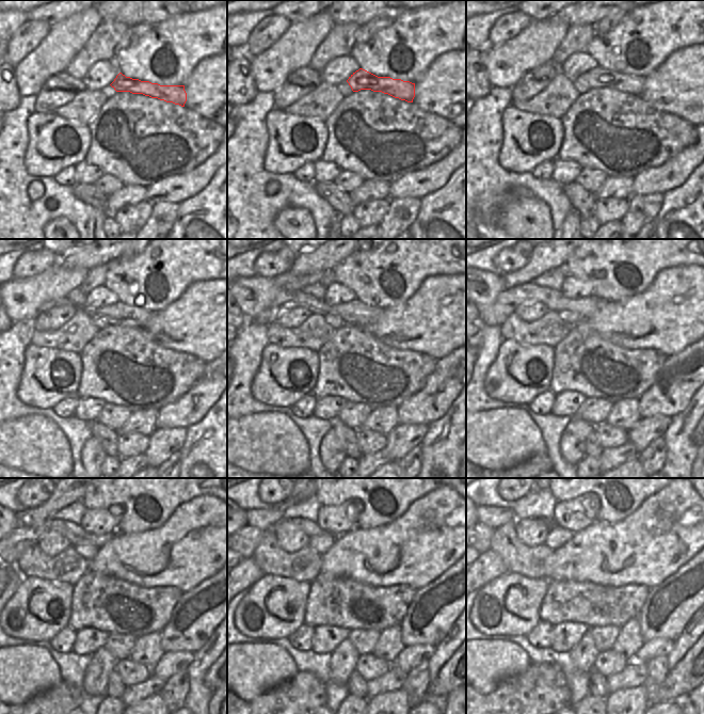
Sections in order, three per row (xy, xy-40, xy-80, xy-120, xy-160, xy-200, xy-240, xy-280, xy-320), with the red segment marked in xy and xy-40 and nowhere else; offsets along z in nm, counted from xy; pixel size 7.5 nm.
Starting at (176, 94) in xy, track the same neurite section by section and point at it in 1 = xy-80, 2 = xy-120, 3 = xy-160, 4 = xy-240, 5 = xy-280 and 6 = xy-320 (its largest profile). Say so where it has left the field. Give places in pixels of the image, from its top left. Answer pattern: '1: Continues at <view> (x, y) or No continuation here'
1: Continues at xy-80 (597, 77)
2: Continues at xy-120 (118, 314)
3: Continues at xy-160 (355, 313)
4: Continues at xy-240 (10, 549)
5: Continues at xy-280 (249, 538)
6: Continues at xy-320 (488, 533).

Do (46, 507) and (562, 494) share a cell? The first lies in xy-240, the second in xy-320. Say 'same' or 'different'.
different

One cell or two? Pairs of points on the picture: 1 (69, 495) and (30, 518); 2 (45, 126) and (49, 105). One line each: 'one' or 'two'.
1: one
2: two

